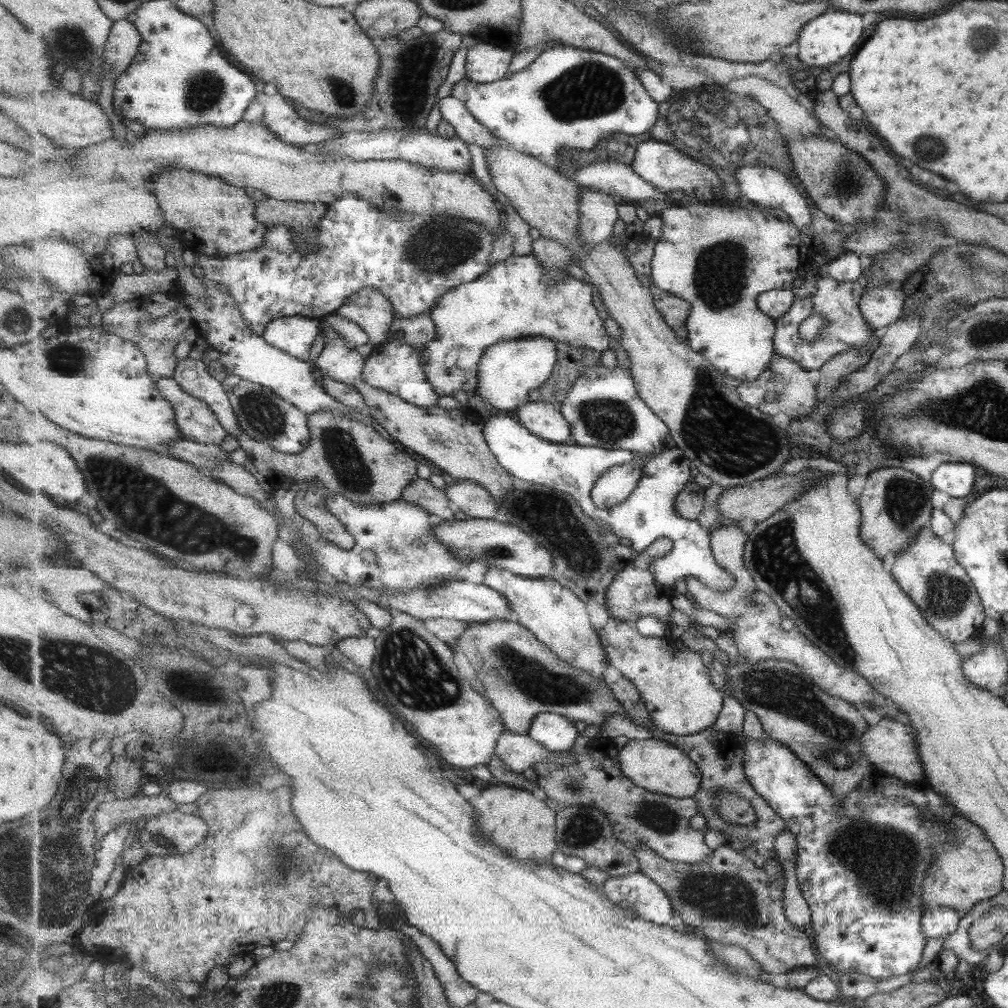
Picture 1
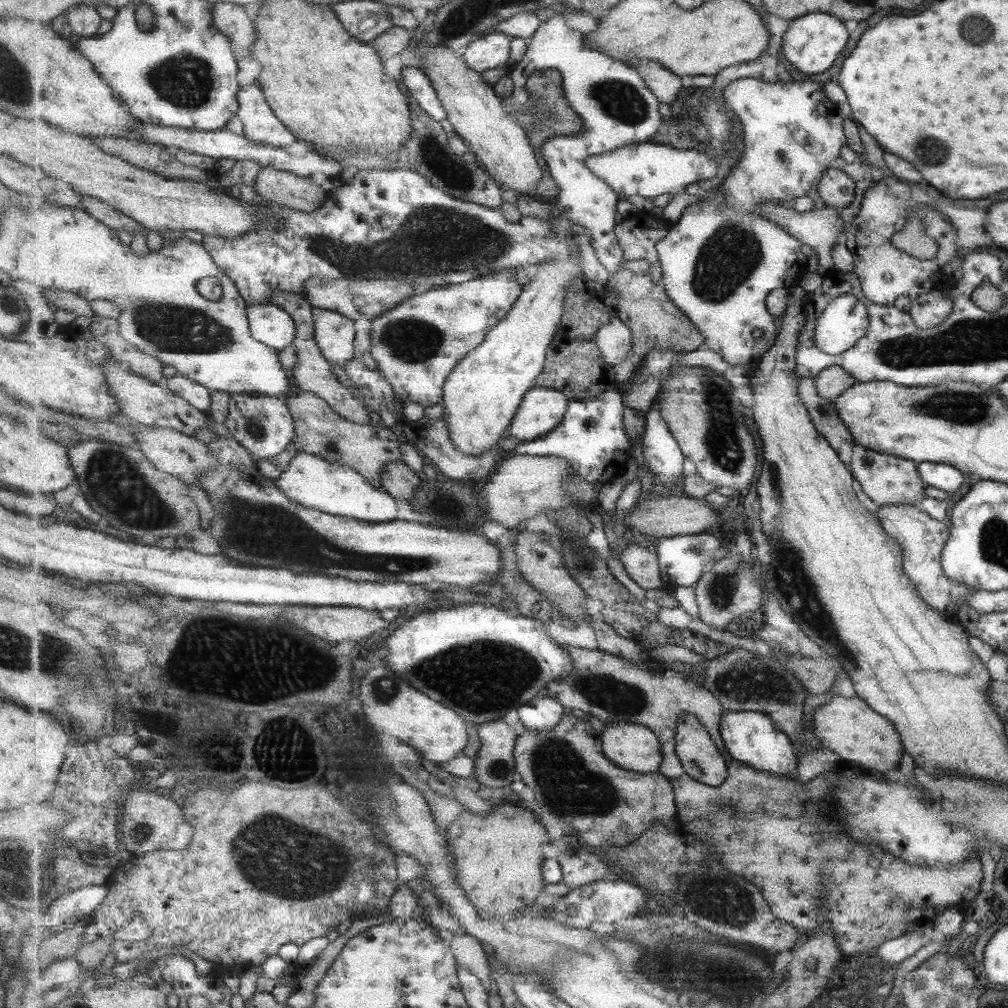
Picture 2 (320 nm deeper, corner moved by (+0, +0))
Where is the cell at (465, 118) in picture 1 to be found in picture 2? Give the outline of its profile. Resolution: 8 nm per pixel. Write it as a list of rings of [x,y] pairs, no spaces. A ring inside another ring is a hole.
[[[405,68],[400,71],[404,85],[409,89],[411,96],[417,99],[419,107],[427,111],[435,120],[447,119],[447,109],[443,107],[432,80],[427,77],[427,73],[422,68]]]

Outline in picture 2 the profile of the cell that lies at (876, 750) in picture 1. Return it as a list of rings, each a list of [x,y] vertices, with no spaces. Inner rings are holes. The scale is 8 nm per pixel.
[[[835,694],[828,704],[819,706],[812,720],[814,736],[822,746],[830,748],[842,761],[860,768],[867,768],[878,775],[893,774],[901,754],[900,738],[897,738],[891,722],[867,706],[858,695]]]

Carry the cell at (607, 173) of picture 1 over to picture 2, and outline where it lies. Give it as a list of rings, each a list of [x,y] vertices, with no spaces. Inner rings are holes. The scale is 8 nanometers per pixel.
[[[760,204],[756,208],[756,214],[763,215],[768,219],[773,219],[779,223],[789,234],[800,239],[803,243],[810,246],[818,252],[819,267],[821,272],[828,272],[835,269],[834,256],[832,255],[834,246],[836,245],[839,235],[842,234],[842,220],[839,218],[835,209],[824,206],[822,209],[812,208],[810,211],[796,212],[794,209],[783,208],[783,206],[775,204]]]

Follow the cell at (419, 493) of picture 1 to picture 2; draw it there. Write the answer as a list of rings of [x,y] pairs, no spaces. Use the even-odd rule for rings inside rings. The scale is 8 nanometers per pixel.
[[[395,461],[382,468],[382,488],[395,498],[411,502],[421,482],[417,473],[404,461]]]

